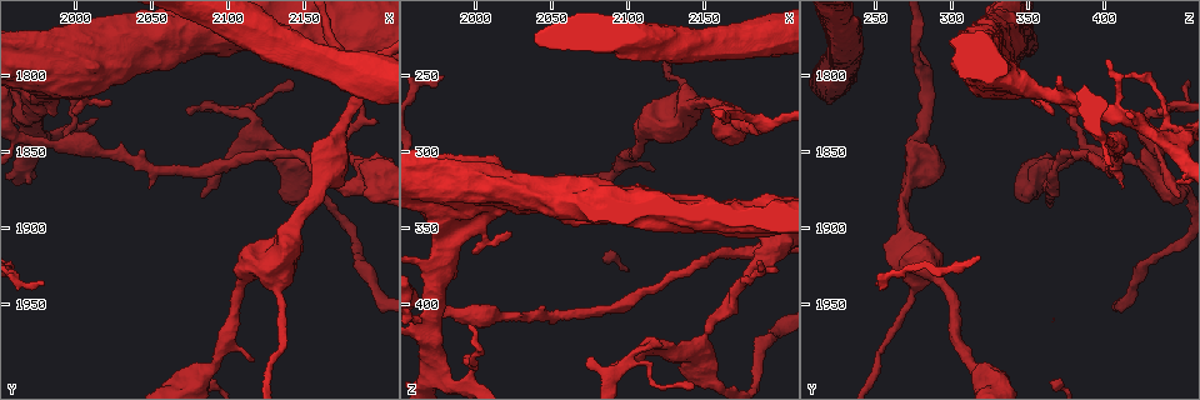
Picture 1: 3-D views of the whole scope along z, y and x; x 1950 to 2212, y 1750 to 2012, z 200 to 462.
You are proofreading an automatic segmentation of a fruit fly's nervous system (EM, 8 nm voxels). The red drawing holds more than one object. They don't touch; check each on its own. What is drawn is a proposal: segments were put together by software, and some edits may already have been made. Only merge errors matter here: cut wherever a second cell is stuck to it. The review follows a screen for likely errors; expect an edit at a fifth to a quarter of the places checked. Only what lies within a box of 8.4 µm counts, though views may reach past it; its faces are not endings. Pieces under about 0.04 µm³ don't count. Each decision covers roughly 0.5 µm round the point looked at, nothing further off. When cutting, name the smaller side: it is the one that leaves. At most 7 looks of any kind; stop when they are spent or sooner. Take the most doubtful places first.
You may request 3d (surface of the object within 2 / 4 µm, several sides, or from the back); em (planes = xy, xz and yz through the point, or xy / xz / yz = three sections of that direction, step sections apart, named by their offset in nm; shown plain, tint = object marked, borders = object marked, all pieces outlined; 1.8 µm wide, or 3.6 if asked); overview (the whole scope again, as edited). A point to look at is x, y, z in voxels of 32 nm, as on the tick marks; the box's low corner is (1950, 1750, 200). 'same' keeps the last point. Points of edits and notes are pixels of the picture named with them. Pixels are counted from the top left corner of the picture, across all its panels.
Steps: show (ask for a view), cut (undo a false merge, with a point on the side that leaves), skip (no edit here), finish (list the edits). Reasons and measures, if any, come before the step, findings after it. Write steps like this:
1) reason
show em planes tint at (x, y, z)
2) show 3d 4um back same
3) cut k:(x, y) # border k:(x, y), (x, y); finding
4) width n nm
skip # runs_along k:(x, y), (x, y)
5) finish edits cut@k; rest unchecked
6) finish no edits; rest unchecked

calibre changes
show 3d 4um at (2194, 1870, 364)

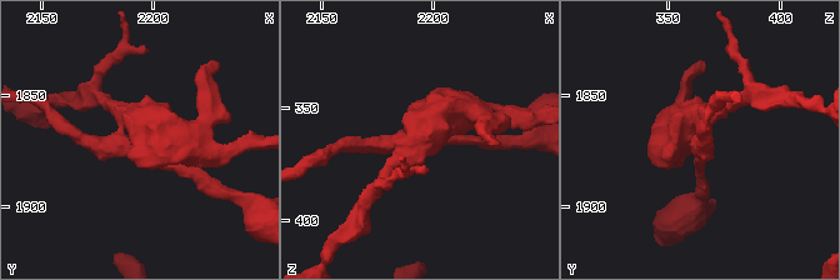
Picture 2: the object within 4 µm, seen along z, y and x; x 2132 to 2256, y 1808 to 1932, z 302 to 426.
shape alone is not enough
show em 3.6um xz step 16 tint at (2191, 1868, 363)

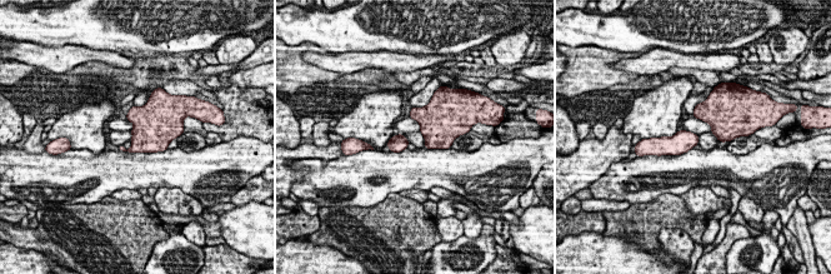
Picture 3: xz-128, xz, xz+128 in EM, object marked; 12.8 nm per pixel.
cut it another way
show em 3.6um planes tint same

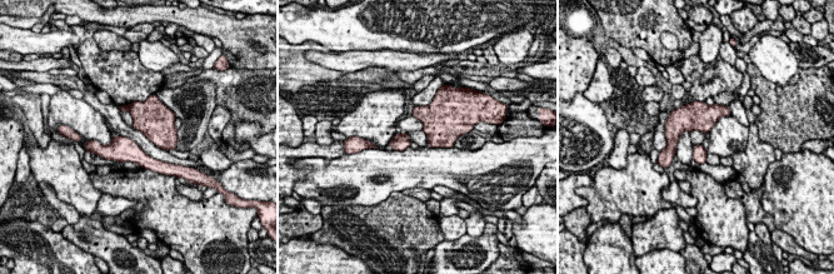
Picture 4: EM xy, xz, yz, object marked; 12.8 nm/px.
cut 4:(123, 108) # border 4:(130, 105), (129, 110); two cells meet here

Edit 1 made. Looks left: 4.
show overview

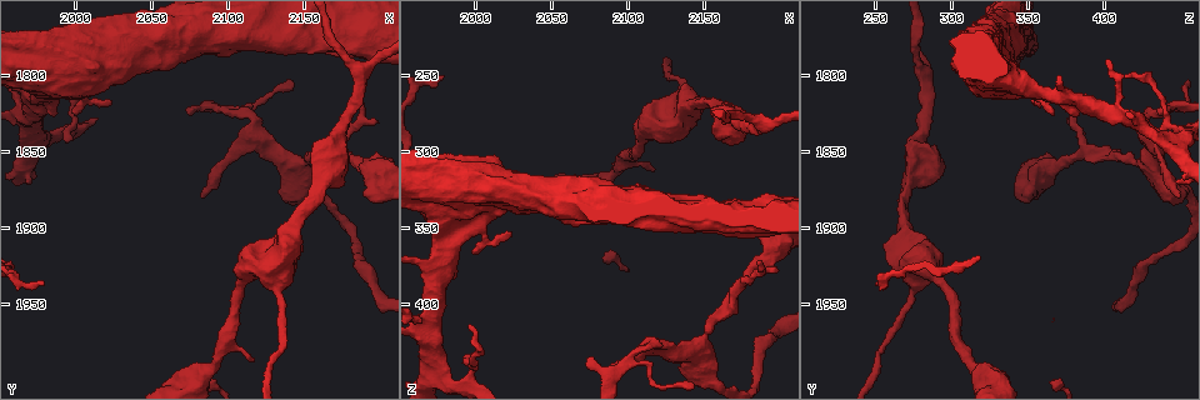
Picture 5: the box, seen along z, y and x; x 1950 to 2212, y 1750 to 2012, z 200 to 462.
sudden change in width
show 3d 4um at (2122, 1924, 280)

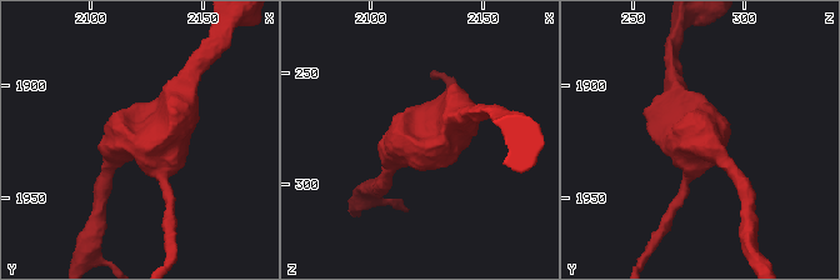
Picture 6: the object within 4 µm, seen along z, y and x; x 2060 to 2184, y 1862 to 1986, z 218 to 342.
now the EM
show em 3.6um planes tint at (2121, 1924, 280)

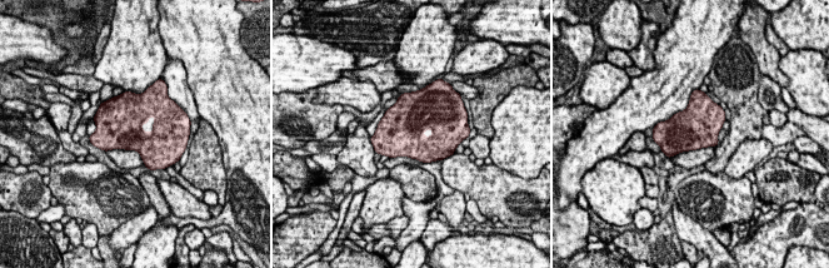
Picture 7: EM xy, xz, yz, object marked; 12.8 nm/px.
skip # continuous, no second cell

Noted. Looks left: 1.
finish edits cut@4; rest unchecked

